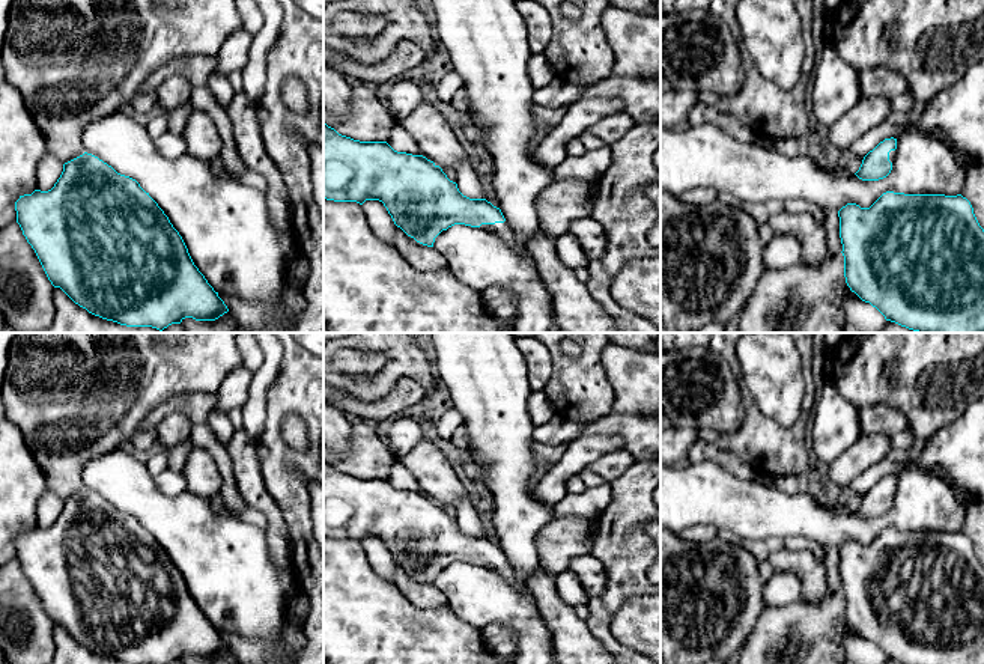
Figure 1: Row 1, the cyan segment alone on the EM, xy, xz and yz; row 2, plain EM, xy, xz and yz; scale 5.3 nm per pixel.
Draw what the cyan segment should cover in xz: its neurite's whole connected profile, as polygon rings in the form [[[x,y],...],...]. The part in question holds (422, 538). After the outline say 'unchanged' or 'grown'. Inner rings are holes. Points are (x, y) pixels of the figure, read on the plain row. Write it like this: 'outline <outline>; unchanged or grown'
outline [[[326,461],[323,536],[360,542],[379,538],[397,565],[427,584],[442,568],[465,562],[498,571],[521,589],[501,547],[463,533],[433,498],[397,489],[387,479],[354,477]]]; grown

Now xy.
outline [[[84,489],[83,492],[65,500],[63,509],[51,527],[35,527],[32,532],[20,533],[15,539],[15,548],[17,560],[20,562],[27,580],[35,587],[51,622],[60,625],[75,641],[95,653],[126,664],[169,664],[172,661],[181,661],[185,655],[193,655],[196,658],[215,658],[229,649],[224,638],[218,634],[218,629],[214,628],[205,613],[194,602],[179,569],[173,565],[169,554],[149,530],[146,530],[135,516],[117,510],[111,503],[92,491]]]; unchanged

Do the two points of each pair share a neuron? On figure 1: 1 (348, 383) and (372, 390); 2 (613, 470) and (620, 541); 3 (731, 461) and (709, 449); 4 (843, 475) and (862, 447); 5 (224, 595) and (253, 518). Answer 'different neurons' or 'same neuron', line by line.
1: same neuron
2: different neurons
3: same neuron
4: same neuron
5: different neurons

